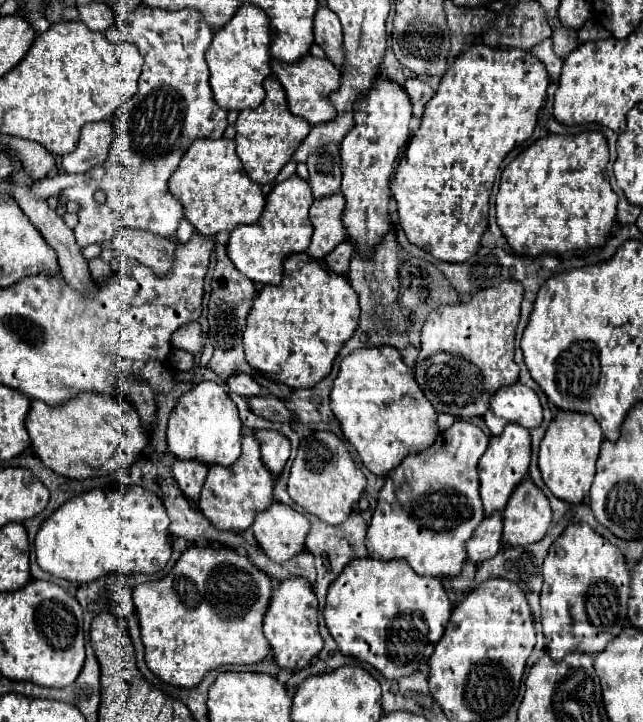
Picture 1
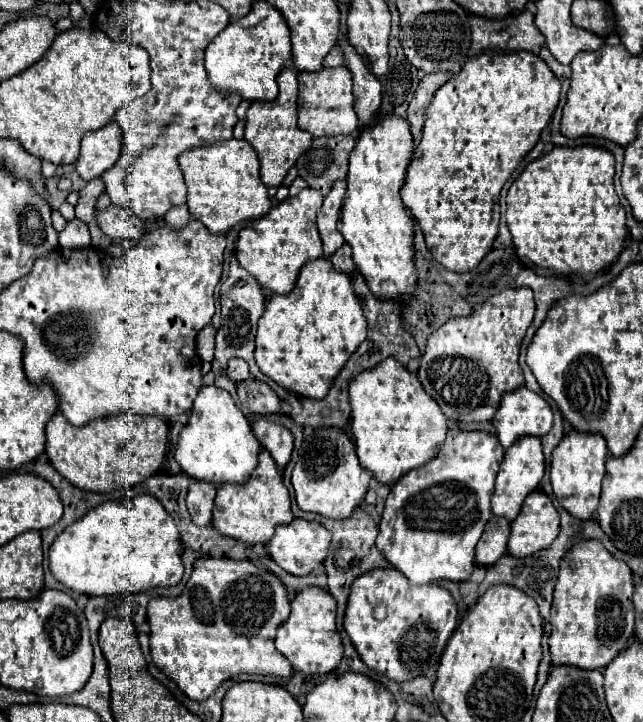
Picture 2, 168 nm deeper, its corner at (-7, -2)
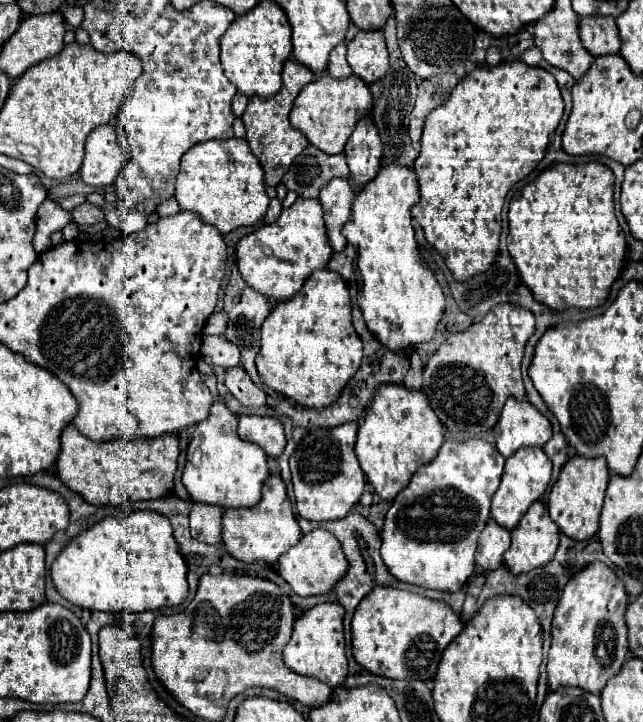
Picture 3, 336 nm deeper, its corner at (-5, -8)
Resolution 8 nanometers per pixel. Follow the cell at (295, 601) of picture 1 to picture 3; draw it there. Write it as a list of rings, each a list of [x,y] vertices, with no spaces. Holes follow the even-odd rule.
[[[322,602],[318,606],[312,606],[310,610],[306,610],[300,618],[296,618],[292,638],[284,648],[286,666],[296,674],[322,680],[332,688],[342,686],[344,678],[348,674],[342,620],[344,620],[344,610],[336,602]]]

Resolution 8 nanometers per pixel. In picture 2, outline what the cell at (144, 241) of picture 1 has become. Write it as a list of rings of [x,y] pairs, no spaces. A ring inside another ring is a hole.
[[[110,204],[106,210],[96,210],[96,224],[110,238],[140,238],[146,234],[142,220],[128,210]]]

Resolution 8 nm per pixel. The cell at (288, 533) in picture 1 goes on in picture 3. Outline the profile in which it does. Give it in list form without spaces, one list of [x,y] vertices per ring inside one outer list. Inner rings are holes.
[[[316,528],[310,534],[302,536],[286,554],[278,558],[278,574],[292,586],[298,596],[318,596],[334,588],[334,584],[346,574],[348,562],[344,558],[342,546],[334,534],[324,528]]]

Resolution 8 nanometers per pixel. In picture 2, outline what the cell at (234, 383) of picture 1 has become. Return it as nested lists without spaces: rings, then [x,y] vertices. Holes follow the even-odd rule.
[[[230,358],[228,360],[228,366],[226,366],[226,374],[228,374],[228,378],[232,382],[242,382],[242,380],[250,378],[248,364],[242,358]]]

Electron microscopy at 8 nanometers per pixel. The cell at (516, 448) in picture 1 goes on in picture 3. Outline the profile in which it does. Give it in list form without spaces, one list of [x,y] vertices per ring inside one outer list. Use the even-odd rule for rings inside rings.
[[[518,450],[518,454],[512,454],[506,460],[504,466],[504,476],[500,482],[500,488],[492,497],[492,506],[490,506],[490,516],[504,528],[512,530],[518,526],[520,518],[528,510],[532,502],[536,502],[544,490],[548,488],[552,478],[552,462],[544,454],[544,450]]]

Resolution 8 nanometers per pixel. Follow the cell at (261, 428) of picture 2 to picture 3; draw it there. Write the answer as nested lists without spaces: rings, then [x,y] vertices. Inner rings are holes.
[[[240,416],[238,434],[242,440],[252,440],[260,448],[264,448],[270,458],[278,458],[286,448],[284,426],[276,418]]]

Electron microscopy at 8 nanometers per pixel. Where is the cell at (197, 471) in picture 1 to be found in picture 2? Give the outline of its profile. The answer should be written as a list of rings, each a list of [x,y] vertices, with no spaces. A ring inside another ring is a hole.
[[[190,480],[186,504],[188,504],[188,512],[192,516],[192,522],[196,526],[208,526],[212,522],[214,496],[216,496],[216,486],[214,484],[204,484],[204,482],[198,482],[198,480]]]

